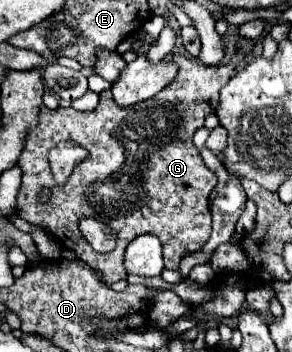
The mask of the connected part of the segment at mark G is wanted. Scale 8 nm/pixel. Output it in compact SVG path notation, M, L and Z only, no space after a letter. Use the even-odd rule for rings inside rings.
M184 26L180 30L184 54L168 54L166 58L174 58L178 62L178 78L166 86L166 90L158 92L154 98L140 102L130 108L120 108L114 104L110 90L100 92L100 102L94 110L90 112L78 112L74 108L56 108L50 110L46 106L40 106L38 114L38 126L28 132L28 140L24 146L24 152L18 160L18 166L24 170L22 186L18 192L18 202L16 202L16 214L50 232L62 246L68 250L74 250L76 258L86 262L90 268L98 270L104 278L106 284L114 284L122 278L126 278L124 270L124 250L126 246L140 234L154 234L160 238L164 246L164 268L168 270L178 270L180 260L186 254L198 252L210 238L212 232L212 216L208 208L208 196L218 184L218 178L214 172L210 172L200 156L200 152L192 144L192 134L204 126L204 118L210 112L216 112L218 108L218 92L220 88L234 76L234 64L216 64L216 66L206 66L198 60L198 50L200 50L200 38L198 30L194 26ZM72 140L86 148L88 158L84 158L74 174L66 180L66 184L58 186L54 182L54 176L50 172L50 162L48 162L48 152L54 148L58 142ZM48 188L52 202L50 206L42 206L38 202L40 190ZM86 216L98 216L102 222L112 226L118 232L116 248L112 252L100 254L94 248L88 246L88 242L82 242L82 234L78 230L78 220Z

